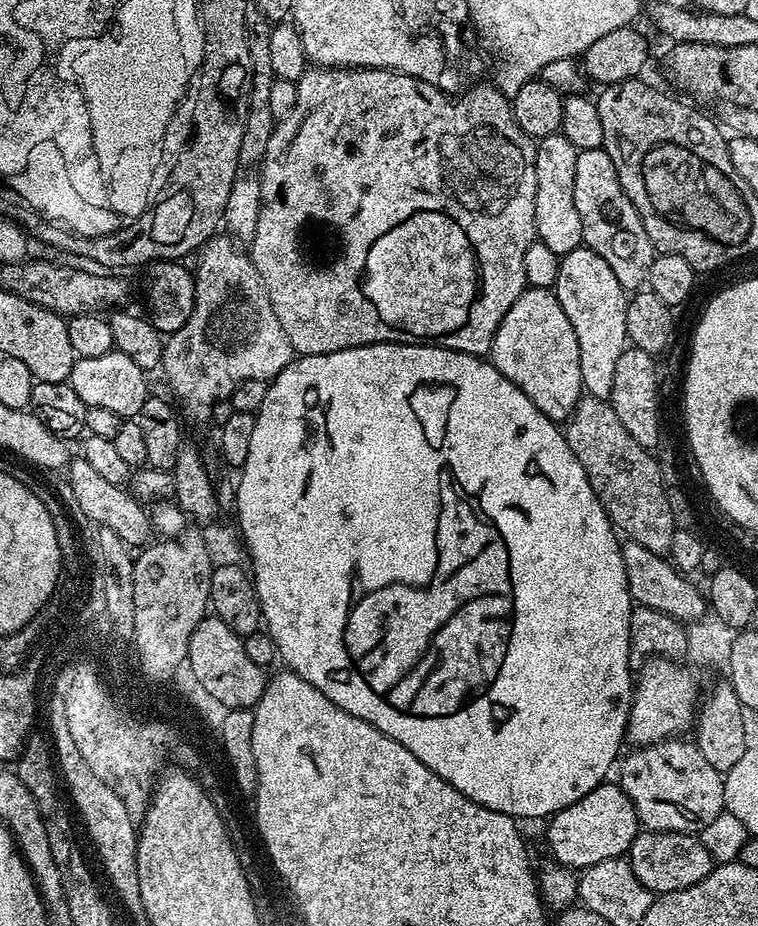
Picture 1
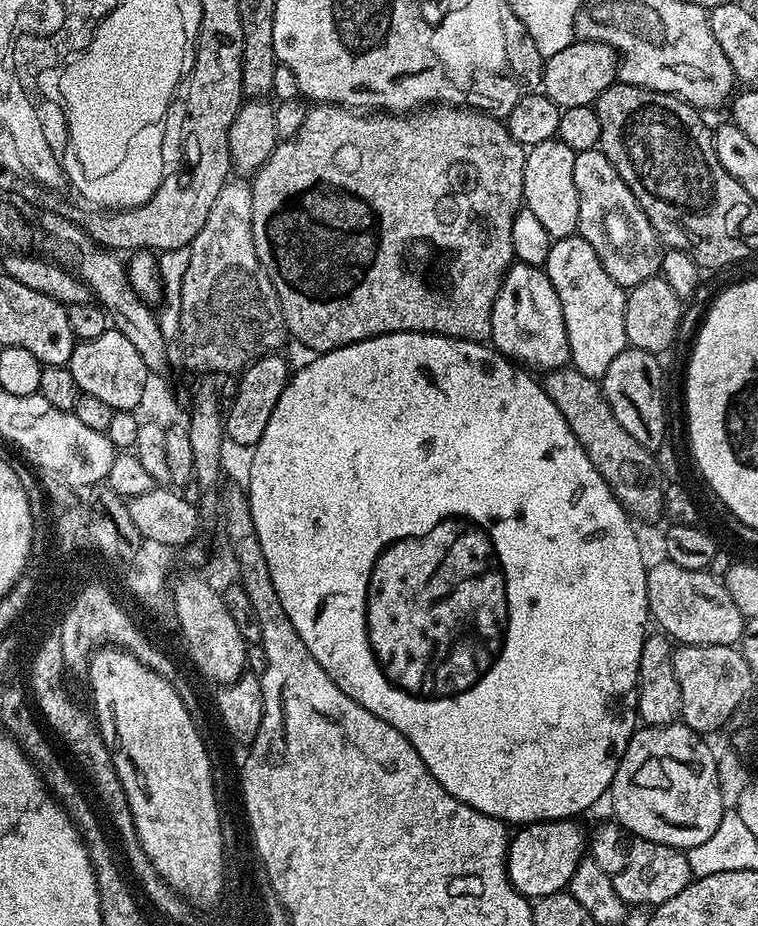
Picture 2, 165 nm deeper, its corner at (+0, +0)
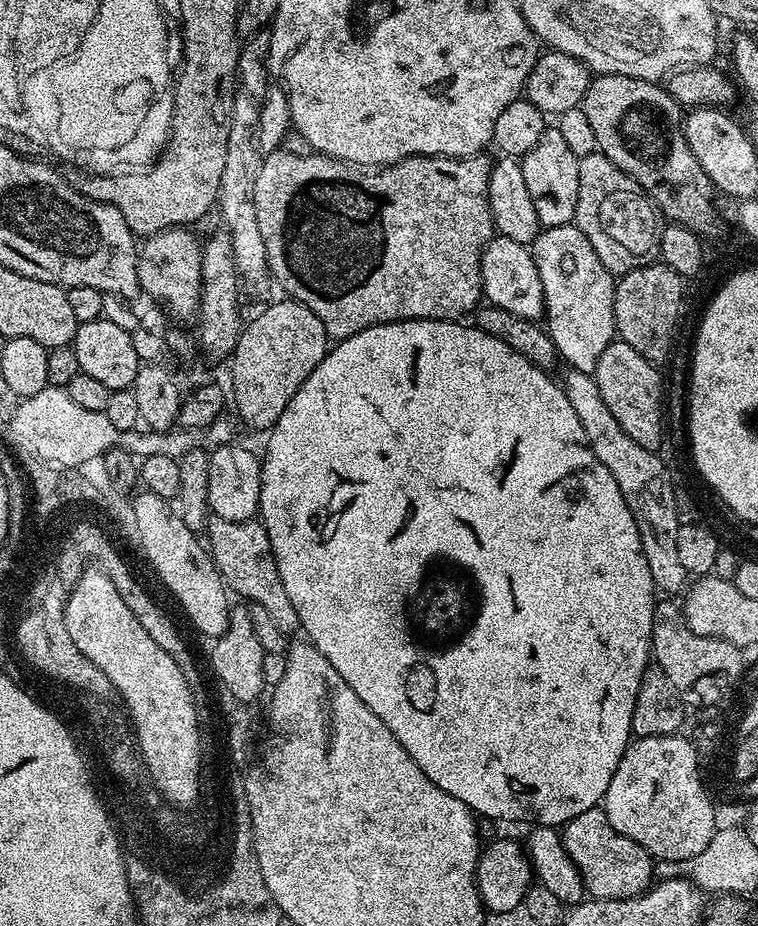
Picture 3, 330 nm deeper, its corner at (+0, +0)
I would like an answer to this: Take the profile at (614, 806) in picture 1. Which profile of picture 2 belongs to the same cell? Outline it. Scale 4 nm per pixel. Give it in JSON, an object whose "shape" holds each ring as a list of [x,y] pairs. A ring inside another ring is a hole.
{"shape":[[[572,818],[539,820],[536,824],[526,824],[515,829],[514,835],[508,841],[508,877],[522,895],[535,898],[567,889],[574,870],[586,856],[586,832],[584,836],[583,830],[576,823]]]}

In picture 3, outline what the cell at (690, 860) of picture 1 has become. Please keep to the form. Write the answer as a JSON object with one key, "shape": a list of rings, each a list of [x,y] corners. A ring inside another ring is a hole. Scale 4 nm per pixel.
{"shape":[[[603,807],[582,810],[573,820],[563,825],[564,848],[570,854],[574,866],[578,866],[584,879],[584,890],[597,900],[625,900],[641,896],[654,883],[652,864],[654,858],[638,842],[618,834],[606,818]]]}

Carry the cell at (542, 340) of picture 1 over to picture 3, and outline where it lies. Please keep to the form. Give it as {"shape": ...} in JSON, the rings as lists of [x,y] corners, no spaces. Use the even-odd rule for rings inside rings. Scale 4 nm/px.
{"shape":[[[496,234],[484,248],[482,254],[483,299],[491,307],[508,310],[512,316],[533,322],[544,316],[544,287],[538,278],[538,266],[532,257],[531,247],[513,242],[511,238]]]}

